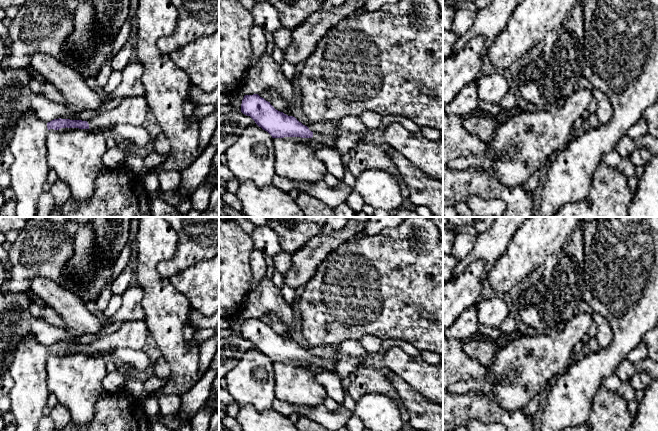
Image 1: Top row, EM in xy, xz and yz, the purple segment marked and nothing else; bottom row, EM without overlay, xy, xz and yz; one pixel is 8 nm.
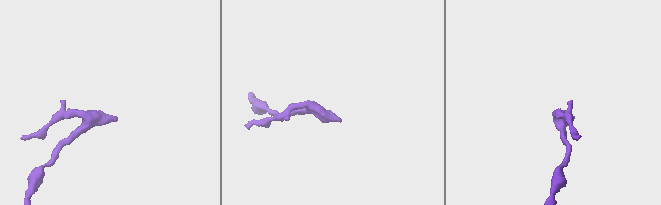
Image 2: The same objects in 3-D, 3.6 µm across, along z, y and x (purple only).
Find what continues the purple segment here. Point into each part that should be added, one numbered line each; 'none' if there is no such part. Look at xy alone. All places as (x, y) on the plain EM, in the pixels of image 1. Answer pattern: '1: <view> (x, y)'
1: xy (132, 334)

